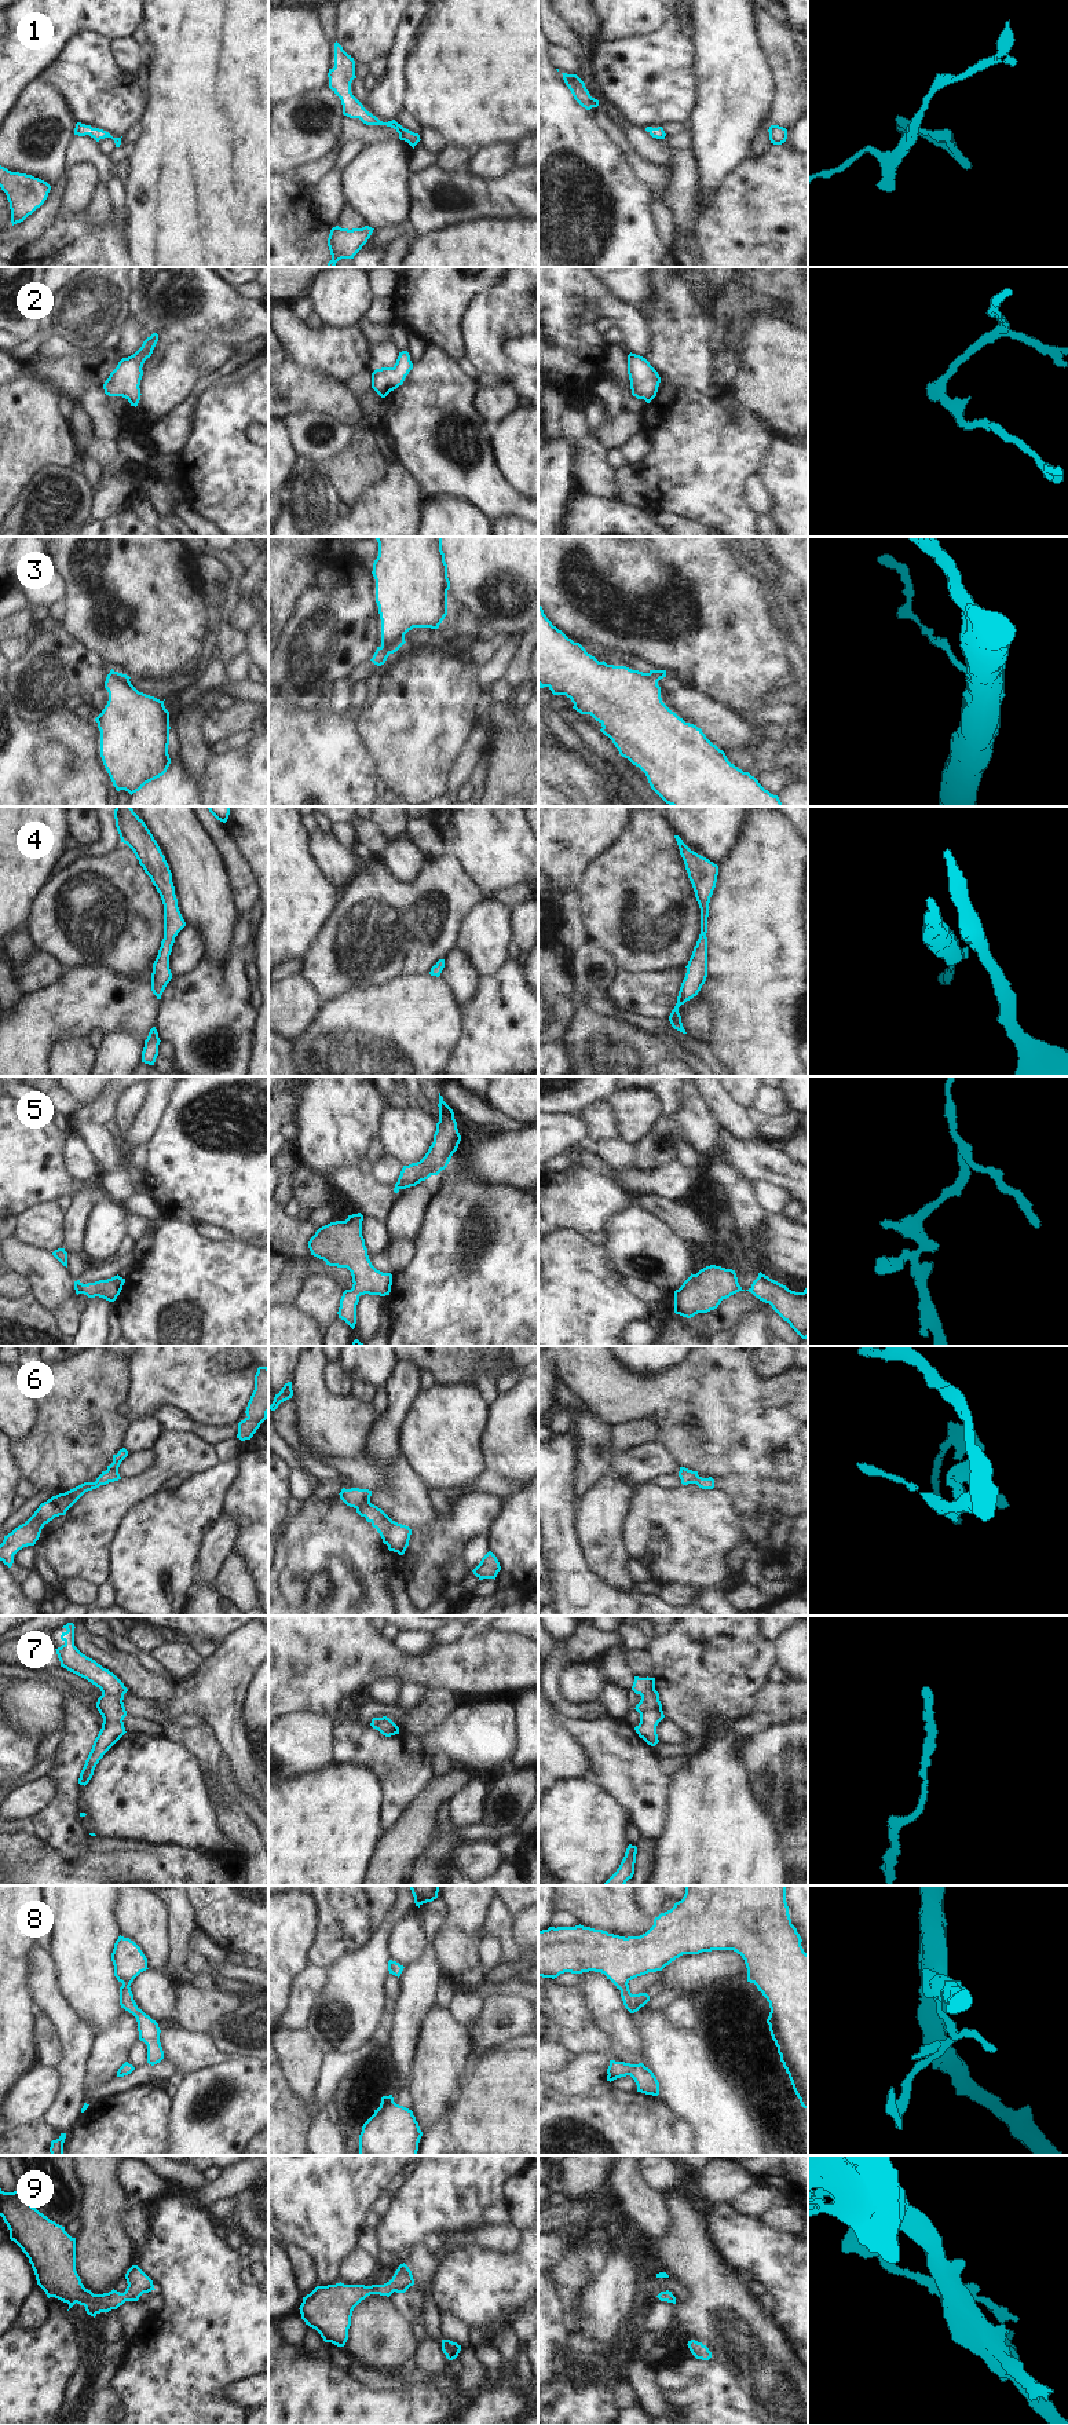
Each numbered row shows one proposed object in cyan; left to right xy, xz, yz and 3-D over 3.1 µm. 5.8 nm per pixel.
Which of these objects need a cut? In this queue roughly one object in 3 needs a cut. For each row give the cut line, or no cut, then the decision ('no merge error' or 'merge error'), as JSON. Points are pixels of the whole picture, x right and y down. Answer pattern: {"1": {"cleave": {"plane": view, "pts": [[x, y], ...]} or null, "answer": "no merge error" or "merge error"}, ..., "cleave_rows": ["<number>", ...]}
{"1": {"cleave": null, "answer": "no merge error"}, "2": {"cleave": null, "answer": "no merge error"}, "3": {"cleave": null, "answer": "no merge error"}, "4": {"cleave": null, "answer": "no merge error"}, "5": {"cleave": null, "answer": "no merge error"}, "6": {"cleave": null, "answer": "no merge error"}, "7": {"cleave": null, "answer": "no merge error"}, "8": {"cleave": null, "answer": "no merge error"}, "9": {"cleave": null, "answer": "no merge error"}, "cleave_rows": []}

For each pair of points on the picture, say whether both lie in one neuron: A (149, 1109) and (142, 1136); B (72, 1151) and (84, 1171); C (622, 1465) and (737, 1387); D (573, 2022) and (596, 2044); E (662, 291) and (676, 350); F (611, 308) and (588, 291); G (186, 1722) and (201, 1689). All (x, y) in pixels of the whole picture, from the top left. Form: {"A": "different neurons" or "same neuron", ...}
{"A": "same neuron", "B": "same neuron", "C": "different neurons", "D": "same neuron", "E": "same neuron", "F": "same neuron", "G": "different neurons"}

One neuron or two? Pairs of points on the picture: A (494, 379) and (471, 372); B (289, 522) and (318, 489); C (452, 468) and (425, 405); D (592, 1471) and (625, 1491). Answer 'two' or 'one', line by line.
A: one
B: one
C: one
D: two

